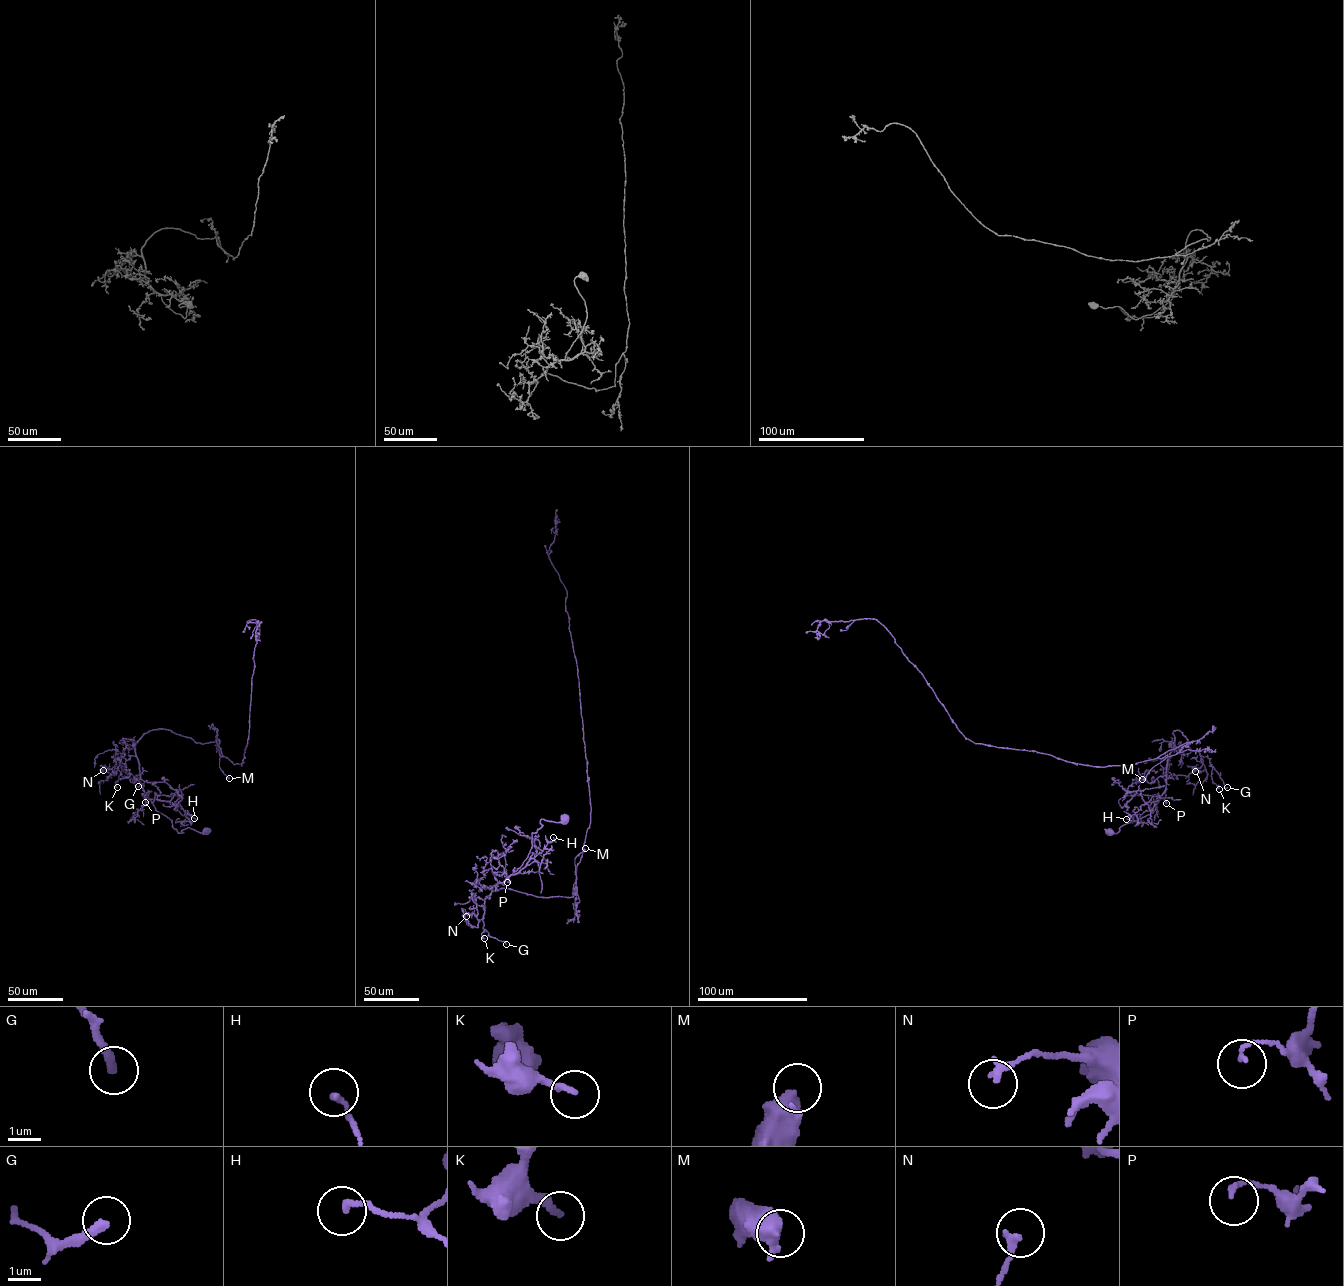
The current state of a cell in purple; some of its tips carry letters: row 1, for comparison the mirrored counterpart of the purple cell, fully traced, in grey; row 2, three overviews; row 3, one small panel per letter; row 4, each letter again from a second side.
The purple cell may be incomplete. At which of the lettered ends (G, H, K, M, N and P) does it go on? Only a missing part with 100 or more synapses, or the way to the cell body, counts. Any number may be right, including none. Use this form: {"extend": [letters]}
{"extend": []}

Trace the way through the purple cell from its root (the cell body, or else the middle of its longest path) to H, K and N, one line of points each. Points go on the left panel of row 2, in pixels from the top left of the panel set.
H: (206, 831), (187, 827), (178, 832), (151, 800), (178, 803), (194, 818)
K: (206, 831), (187, 827), (178, 832), (156, 810), (142, 787), (134, 746), (127, 744), (121, 754), (117, 787)
N: (206, 831), (187, 827), (178, 832), (156, 810), (142, 787), (134, 746), (127, 744), (112, 774), (103, 770)

